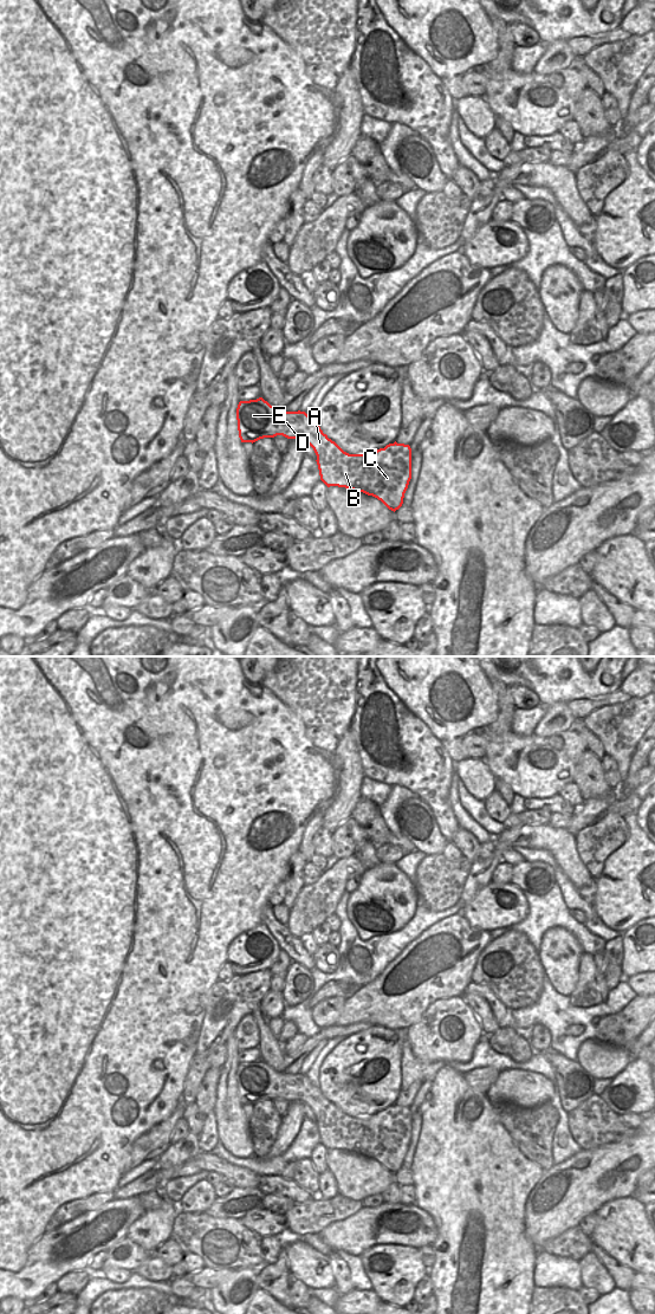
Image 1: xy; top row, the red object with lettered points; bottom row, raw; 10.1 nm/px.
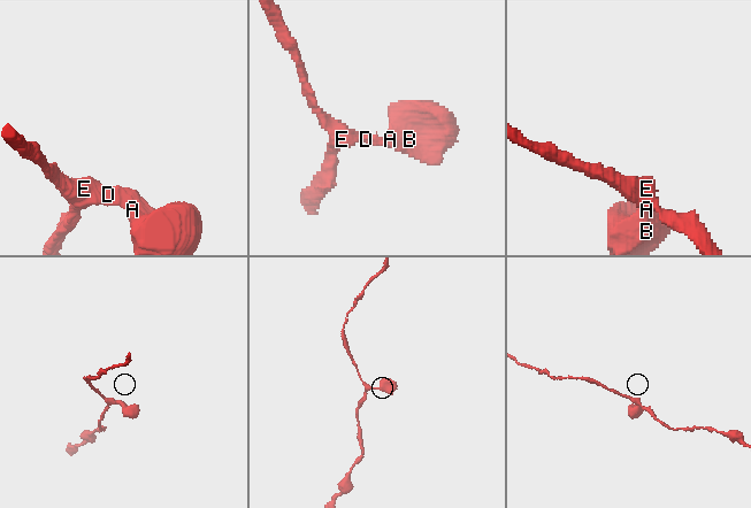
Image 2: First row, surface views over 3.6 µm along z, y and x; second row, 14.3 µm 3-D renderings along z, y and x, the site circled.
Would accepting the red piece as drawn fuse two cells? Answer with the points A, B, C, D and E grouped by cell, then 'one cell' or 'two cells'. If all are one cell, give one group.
A B C D E | one cell

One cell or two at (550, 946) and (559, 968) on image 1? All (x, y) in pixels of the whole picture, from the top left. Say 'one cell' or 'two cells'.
one cell

